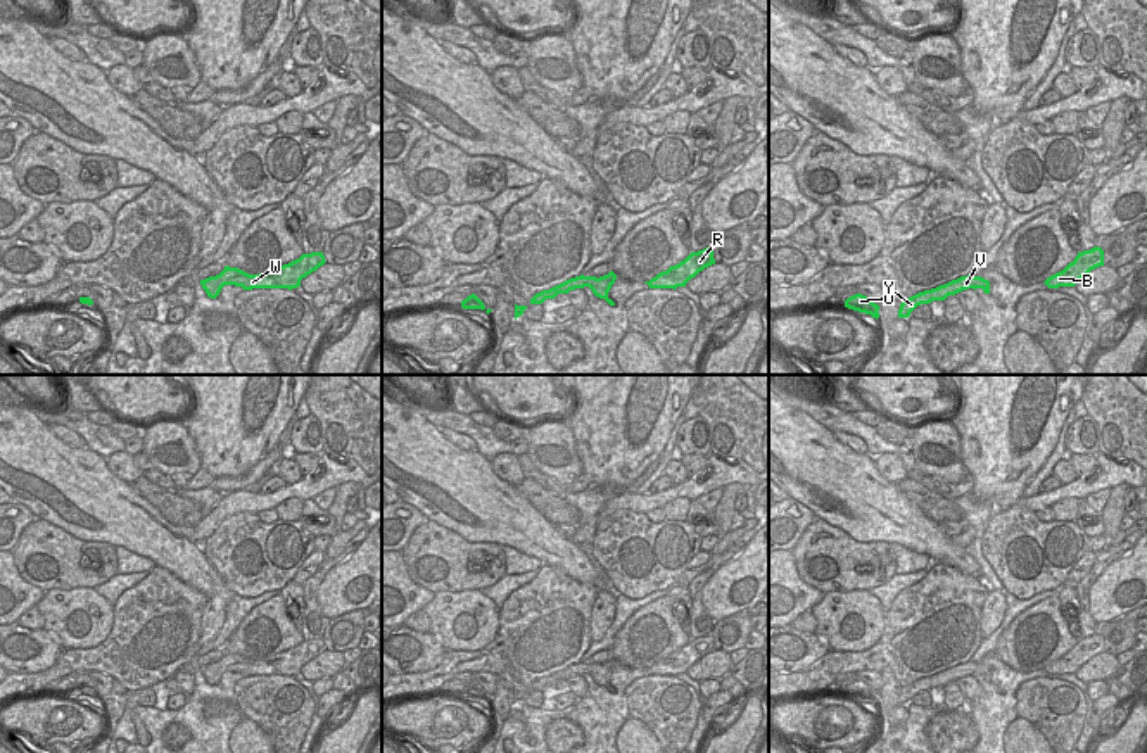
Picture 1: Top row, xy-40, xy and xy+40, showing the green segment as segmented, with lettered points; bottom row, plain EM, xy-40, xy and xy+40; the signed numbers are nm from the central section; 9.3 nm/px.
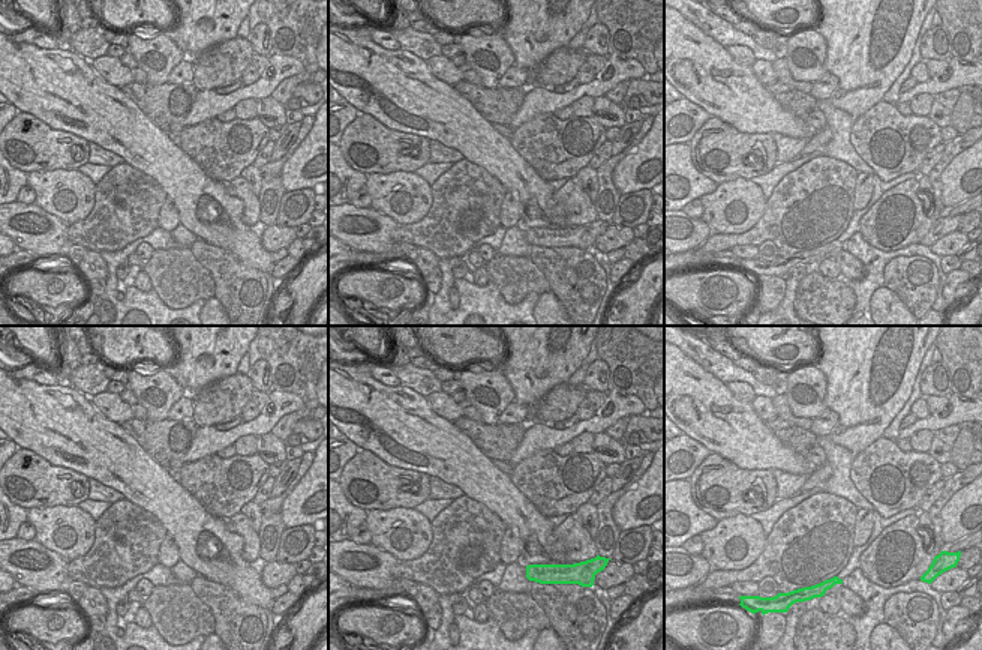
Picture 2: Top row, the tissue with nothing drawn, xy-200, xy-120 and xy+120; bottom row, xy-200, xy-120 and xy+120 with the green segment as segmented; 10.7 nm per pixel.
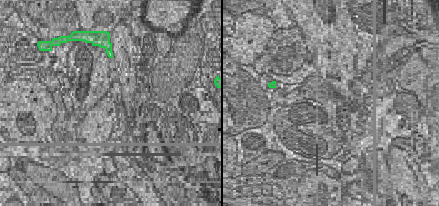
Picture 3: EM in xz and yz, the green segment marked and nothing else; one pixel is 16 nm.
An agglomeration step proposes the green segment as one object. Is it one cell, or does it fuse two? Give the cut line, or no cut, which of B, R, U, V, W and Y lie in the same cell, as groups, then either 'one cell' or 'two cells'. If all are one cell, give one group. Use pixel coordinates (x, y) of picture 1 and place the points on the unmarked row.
no cut; B R U V W Y; one cell

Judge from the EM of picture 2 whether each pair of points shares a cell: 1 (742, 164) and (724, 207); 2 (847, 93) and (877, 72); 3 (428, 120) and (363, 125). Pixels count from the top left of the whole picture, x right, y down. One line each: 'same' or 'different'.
1: different
2: same
3: different

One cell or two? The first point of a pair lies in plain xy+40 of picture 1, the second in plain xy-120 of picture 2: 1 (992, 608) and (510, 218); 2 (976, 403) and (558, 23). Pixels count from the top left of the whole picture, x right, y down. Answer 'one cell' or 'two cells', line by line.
1: one cell
2: one cell

